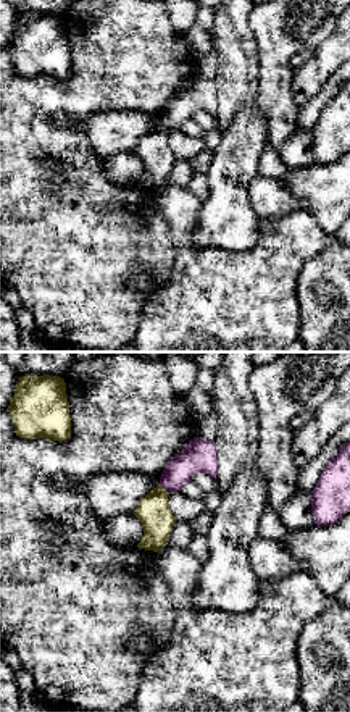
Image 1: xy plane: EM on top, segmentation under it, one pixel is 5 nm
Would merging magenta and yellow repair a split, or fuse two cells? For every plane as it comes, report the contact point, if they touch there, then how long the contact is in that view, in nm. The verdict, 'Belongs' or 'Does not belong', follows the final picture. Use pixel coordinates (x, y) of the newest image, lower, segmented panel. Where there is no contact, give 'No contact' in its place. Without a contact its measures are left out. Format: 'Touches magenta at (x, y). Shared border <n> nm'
Touches magenta at (163, 486). Shared border 70 nm

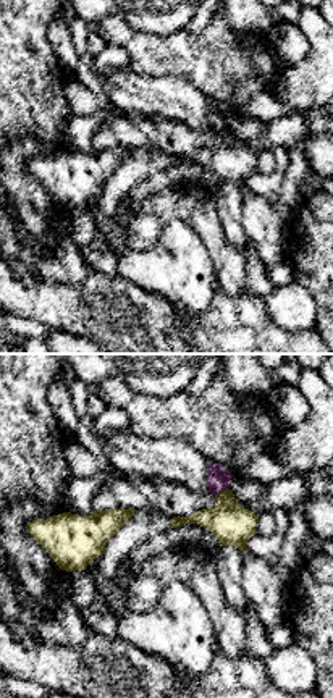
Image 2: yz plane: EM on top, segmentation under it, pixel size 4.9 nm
Touches magenta at (222, 490). Shared border 80 nm

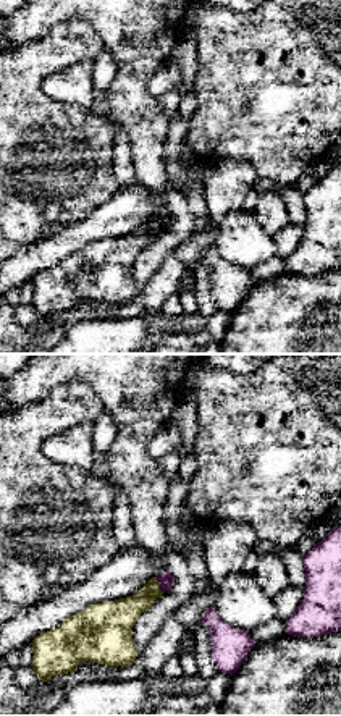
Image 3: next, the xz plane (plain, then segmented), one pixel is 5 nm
Touches magenta at (159, 585). Shared border 90 nm

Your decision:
Does not belong

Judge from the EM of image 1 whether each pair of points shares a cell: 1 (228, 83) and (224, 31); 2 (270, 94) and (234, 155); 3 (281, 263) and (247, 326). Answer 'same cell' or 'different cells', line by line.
1: same cell
2: different cells
3: same cell

